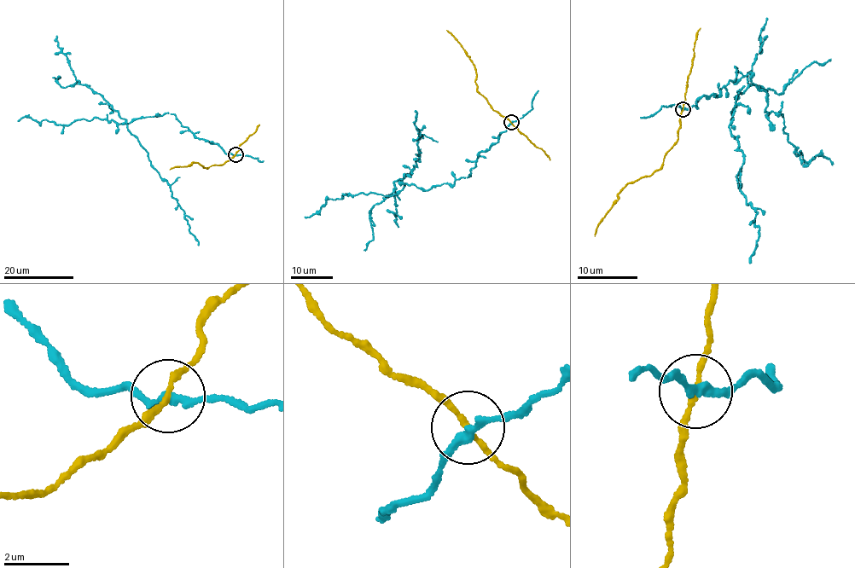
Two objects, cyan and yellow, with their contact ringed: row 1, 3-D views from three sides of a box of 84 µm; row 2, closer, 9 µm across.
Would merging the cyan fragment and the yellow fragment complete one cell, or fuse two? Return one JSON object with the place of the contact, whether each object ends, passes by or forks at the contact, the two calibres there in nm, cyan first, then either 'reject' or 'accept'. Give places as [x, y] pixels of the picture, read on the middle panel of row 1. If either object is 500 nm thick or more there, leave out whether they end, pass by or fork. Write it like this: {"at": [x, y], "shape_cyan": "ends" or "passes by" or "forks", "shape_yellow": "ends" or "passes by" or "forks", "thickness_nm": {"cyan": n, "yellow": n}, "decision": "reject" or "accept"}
{"at": [511, 122], "shape_cyan": "passes by", "shape_yellow": "passes by", "thickness_nm": {"cyan": 240, "yellow": 140}, "decision": "reject"}

